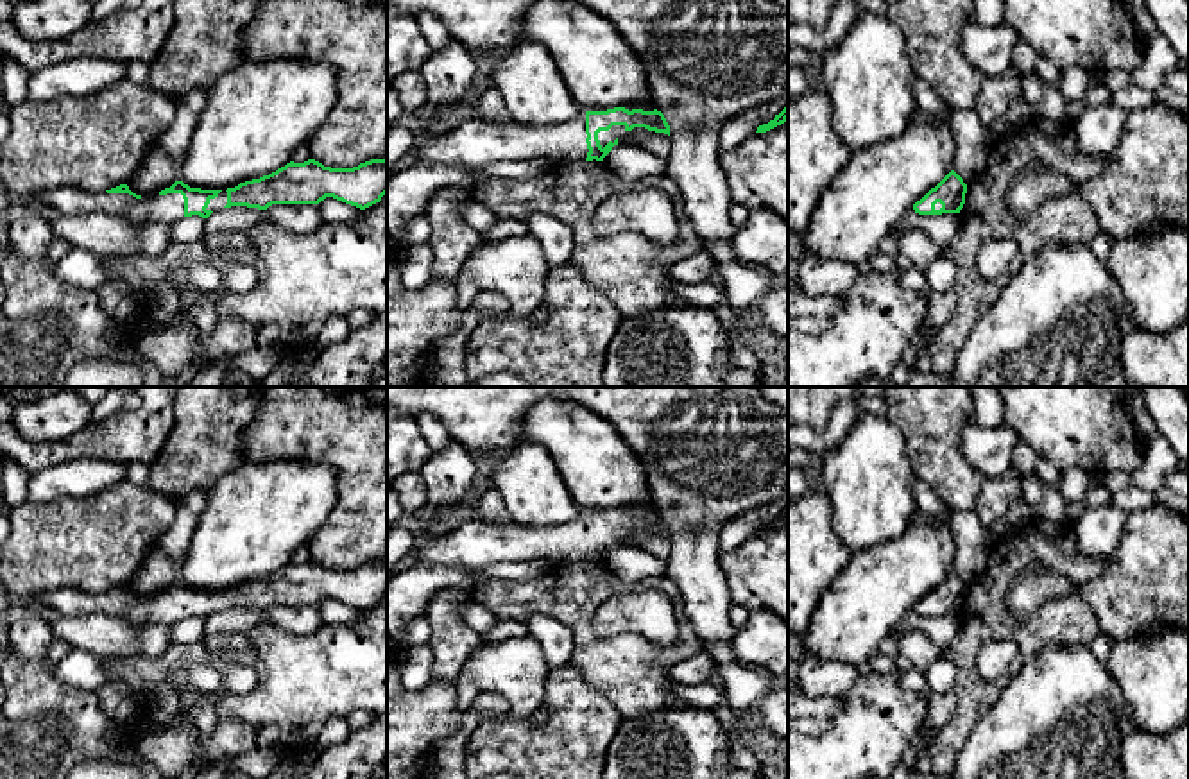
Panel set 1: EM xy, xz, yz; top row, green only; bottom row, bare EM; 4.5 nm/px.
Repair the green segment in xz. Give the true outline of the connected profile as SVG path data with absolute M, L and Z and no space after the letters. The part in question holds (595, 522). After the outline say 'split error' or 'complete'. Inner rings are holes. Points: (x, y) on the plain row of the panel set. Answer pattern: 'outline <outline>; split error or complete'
outline M657 510L582 512L564 526L491 526L464 519L458 530L417 541L417 564L485 568L500 562L548 559L553 564L603 562L634 528L664 534L670 526Z; split error

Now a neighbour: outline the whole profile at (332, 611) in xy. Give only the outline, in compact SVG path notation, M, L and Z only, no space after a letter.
M326 598L317 605L326 623L353 625L360 620L362 611L333 598Z

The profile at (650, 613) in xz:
M655 589L605 600L594 612L593 629L602 639L634 632L661 648L679 641L679 620L673 604Z

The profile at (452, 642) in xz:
M475 578L466 586L437 589L426 607L432 625L430 648L433 654L432 681L457 682L464 664L482 643L462 620L462 607L475 600L475 589L487 578Z

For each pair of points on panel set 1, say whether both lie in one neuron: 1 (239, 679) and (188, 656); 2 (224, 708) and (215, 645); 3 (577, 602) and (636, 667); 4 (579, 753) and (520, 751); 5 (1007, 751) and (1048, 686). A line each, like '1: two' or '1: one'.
1: one
2: two
3: one
4: one
5: one

